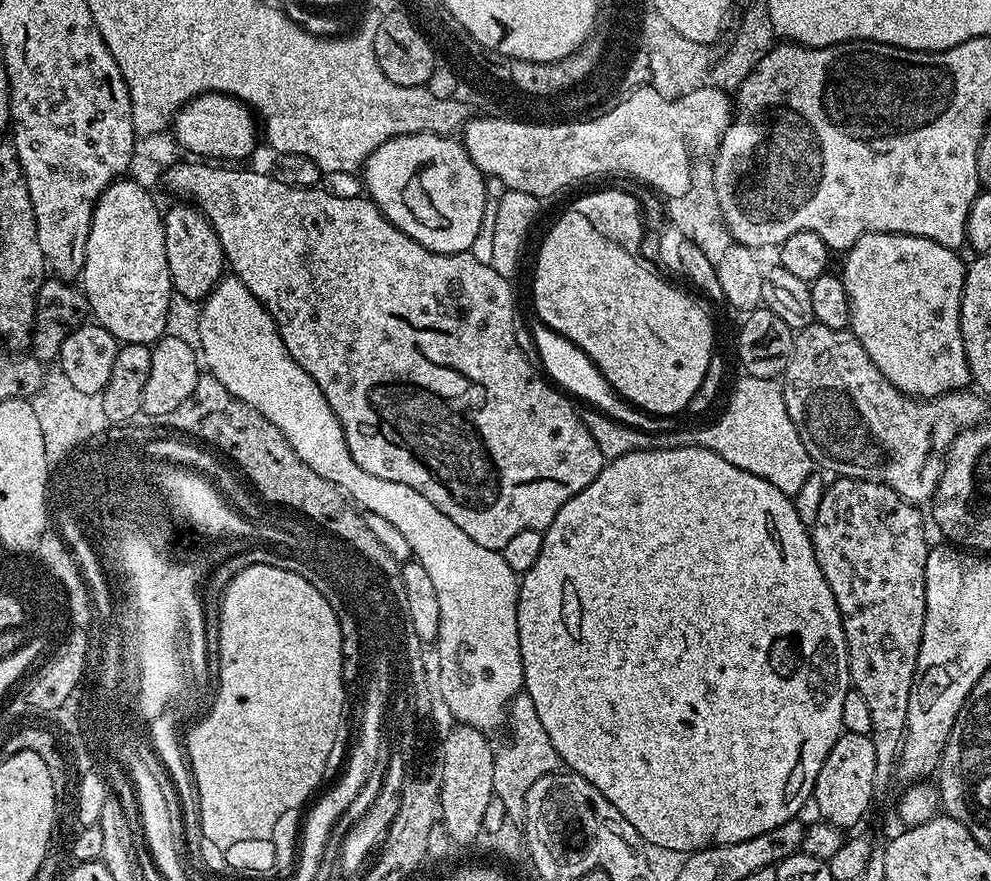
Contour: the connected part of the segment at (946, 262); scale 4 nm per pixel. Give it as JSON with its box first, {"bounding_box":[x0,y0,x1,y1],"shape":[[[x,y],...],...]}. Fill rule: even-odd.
{"bounding_box":[842,232,969,396],"shape":[[[868,232],[847,249],[842,279],[852,307],[850,331],[862,342],[878,370],[907,396],[941,396],[969,387],[968,359],[960,325],[966,264],[960,261],[960,255],[959,251],[930,242],[930,238],[893,232]]]}

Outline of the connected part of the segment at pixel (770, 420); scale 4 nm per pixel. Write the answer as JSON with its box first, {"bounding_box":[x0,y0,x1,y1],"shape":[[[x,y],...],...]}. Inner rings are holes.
{"bounding_box":[585,410,814,496],"shape":[[[722,410],[717,421],[700,430],[682,430],[680,432],[662,432],[653,434],[637,429],[614,418],[592,412],[585,417],[590,434],[599,444],[604,458],[616,460],[622,454],[636,452],[638,449],[683,448],[686,445],[698,445],[726,458],[731,465],[746,469],[758,476],[763,476],[772,485],[777,485],[783,493],[794,496],[800,491],[813,471],[814,465],[808,451],[798,438],[797,428],[790,421],[790,416],[728,416]]]}

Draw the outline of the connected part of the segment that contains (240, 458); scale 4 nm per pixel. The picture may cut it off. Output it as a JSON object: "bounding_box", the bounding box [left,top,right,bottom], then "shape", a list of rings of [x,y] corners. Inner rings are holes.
{"bounding_box":[166,374,401,576],"shape":[[[201,374],[198,382],[194,386],[194,394],[178,406],[167,416],[166,424],[172,428],[177,428],[180,432],[185,432],[188,436],[193,436],[196,440],[201,440],[204,444],[209,444],[212,448],[217,448],[224,456],[229,456],[236,463],[239,470],[248,470],[248,477],[252,476],[256,484],[267,488],[267,494],[273,499],[284,500],[285,503],[296,503],[297,507],[304,508],[312,516],[320,516],[320,521],[328,525],[328,528],[336,528],[340,536],[344,539],[352,540],[360,552],[368,552],[388,576],[396,576],[400,571],[401,561],[396,560],[386,551],[386,546],[374,538],[370,526],[366,526],[364,512],[357,508],[339,488],[330,483],[322,474],[316,474],[302,458],[298,456],[290,446],[290,442],[254,406],[242,402],[218,378],[211,374]]]}

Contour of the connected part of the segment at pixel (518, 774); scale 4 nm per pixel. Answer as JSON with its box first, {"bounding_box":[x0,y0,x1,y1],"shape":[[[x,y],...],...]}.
{"bounding_box":[492,692,562,821],"shape":[[[521,692],[513,698],[511,704],[506,709],[507,727],[512,727],[512,745],[509,748],[499,749],[498,755],[495,757],[496,769],[494,770],[494,778],[492,786],[495,795],[505,803],[509,817],[513,821],[519,821],[524,814],[524,799],[530,790],[530,786],[534,786],[534,782],[538,782],[538,778],[542,778],[547,772],[555,772],[561,767],[562,761],[559,754],[554,750],[554,746],[550,742],[550,738],[546,734],[546,730],[542,726],[542,722],[538,718],[538,710],[534,710],[534,702],[528,697],[527,692]]]}

